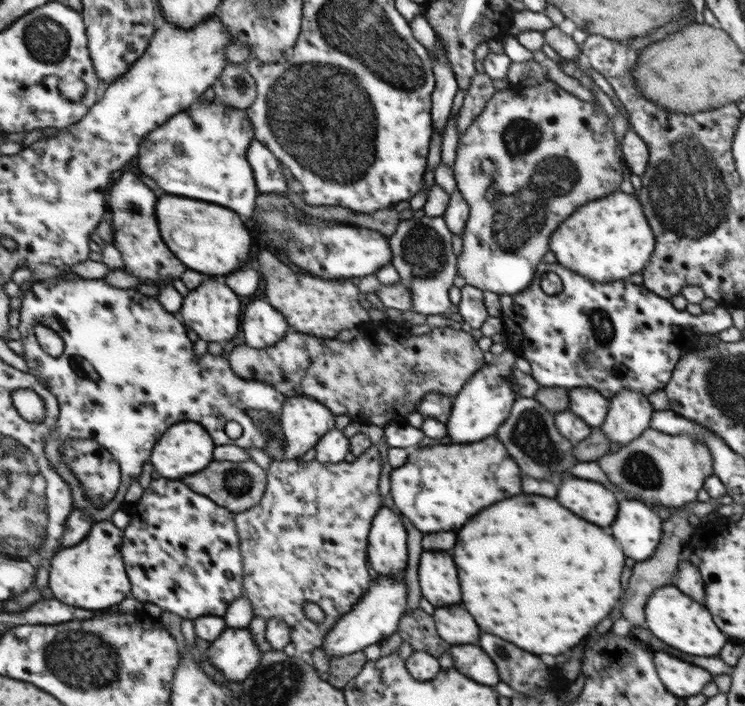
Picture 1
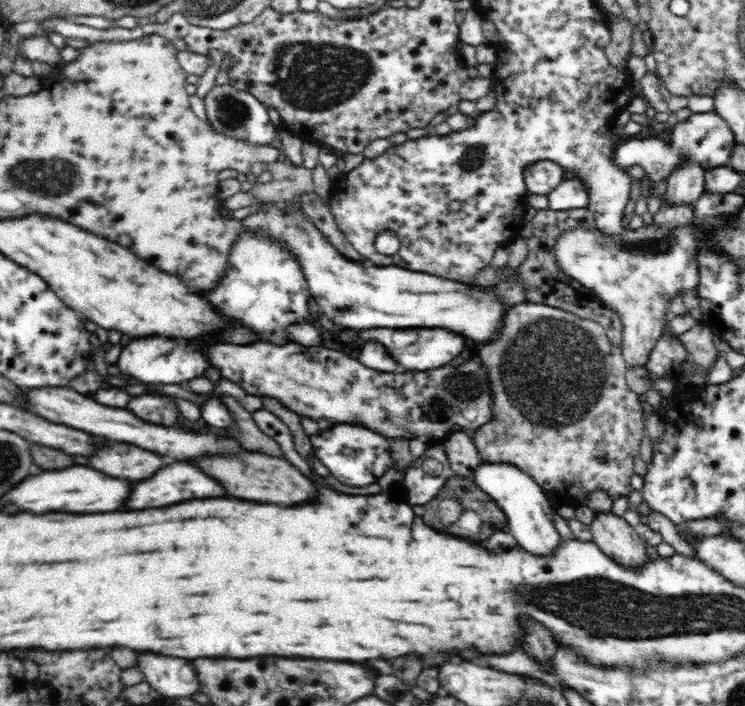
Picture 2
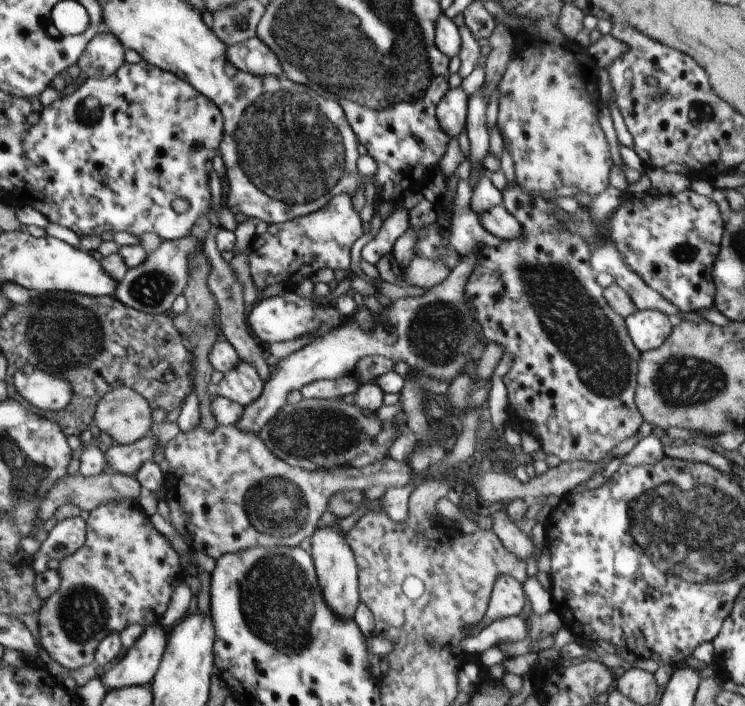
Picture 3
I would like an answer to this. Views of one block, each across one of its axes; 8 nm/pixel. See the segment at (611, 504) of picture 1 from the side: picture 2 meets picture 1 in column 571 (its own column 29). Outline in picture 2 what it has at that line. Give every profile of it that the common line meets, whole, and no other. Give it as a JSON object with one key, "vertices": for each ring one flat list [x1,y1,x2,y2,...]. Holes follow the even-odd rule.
{"vertices":[[72,466,60,472,42,472,20,482,12,492,4,496,18,504,20,510,30,512,114,512,120,510,130,498,132,484,106,476,88,466]]}

